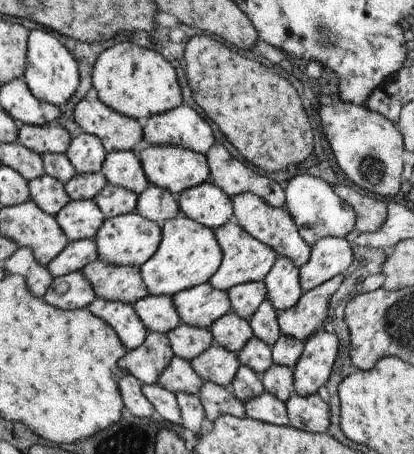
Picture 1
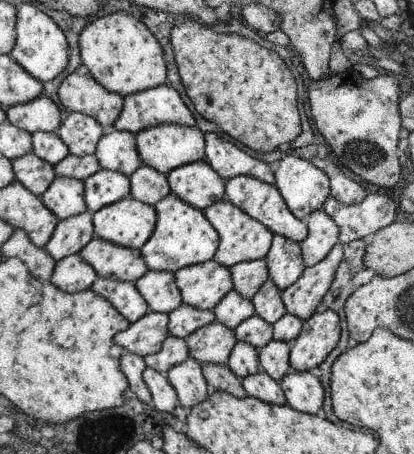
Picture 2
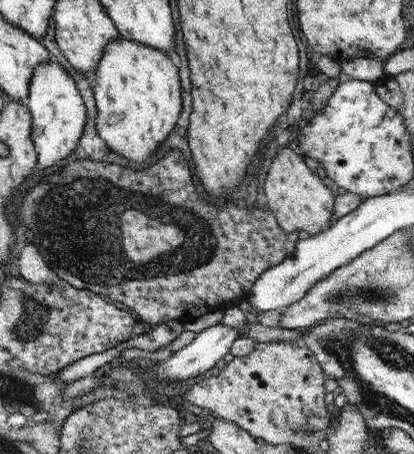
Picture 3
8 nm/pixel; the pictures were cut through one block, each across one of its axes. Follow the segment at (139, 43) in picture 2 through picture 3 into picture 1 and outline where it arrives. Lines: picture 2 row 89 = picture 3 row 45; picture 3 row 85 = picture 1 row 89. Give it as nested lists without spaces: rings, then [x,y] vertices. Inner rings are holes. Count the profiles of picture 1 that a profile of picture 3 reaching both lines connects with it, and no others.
[[[125,40],[115,44],[101,54],[97,54],[97,62],[91,70],[91,86],[97,92],[97,98],[109,108],[117,110],[127,118],[135,118],[139,122],[175,110],[181,106],[181,86],[177,72],[169,66],[169,62],[155,50],[139,48],[137,44]]]

